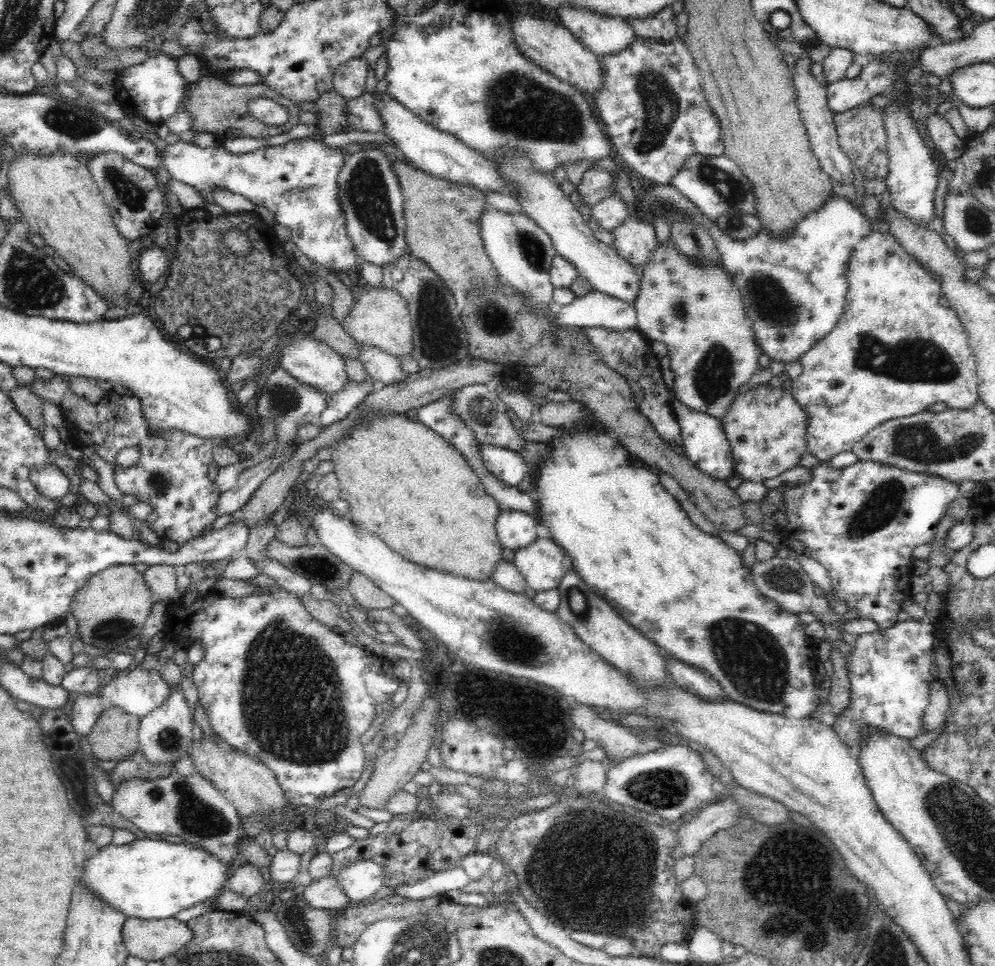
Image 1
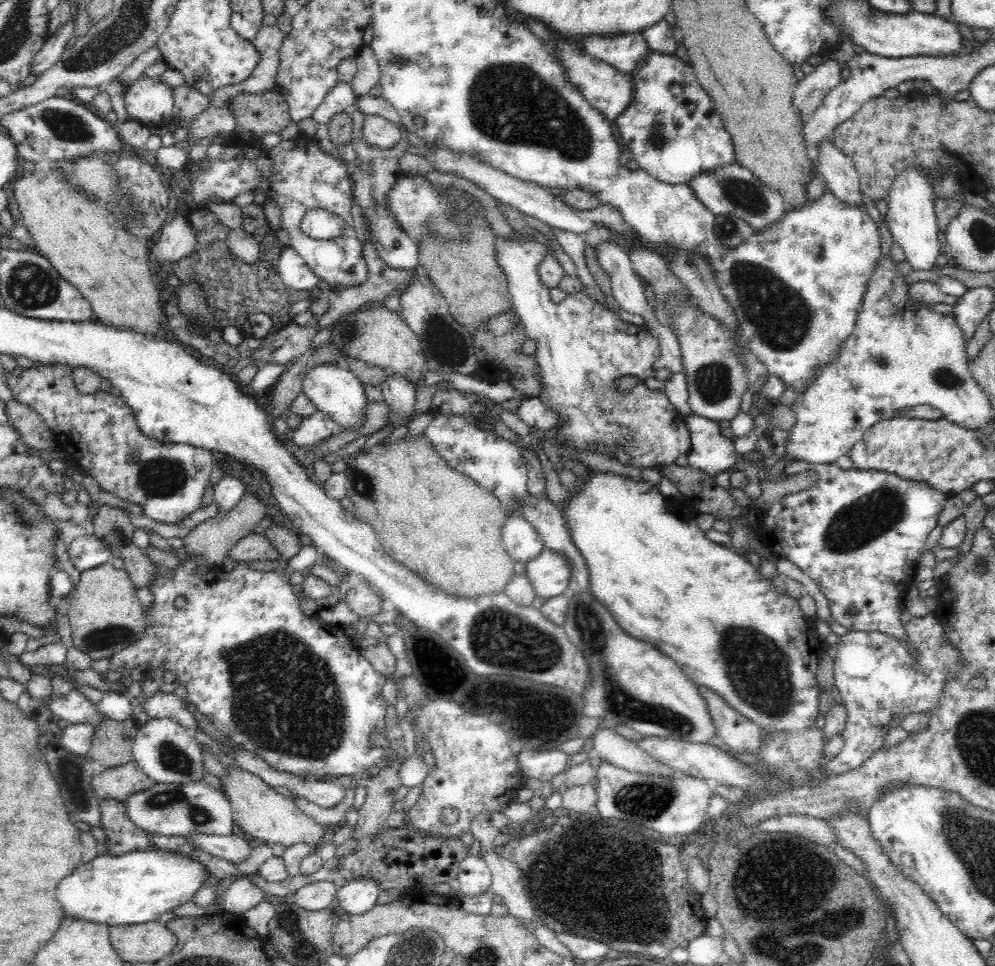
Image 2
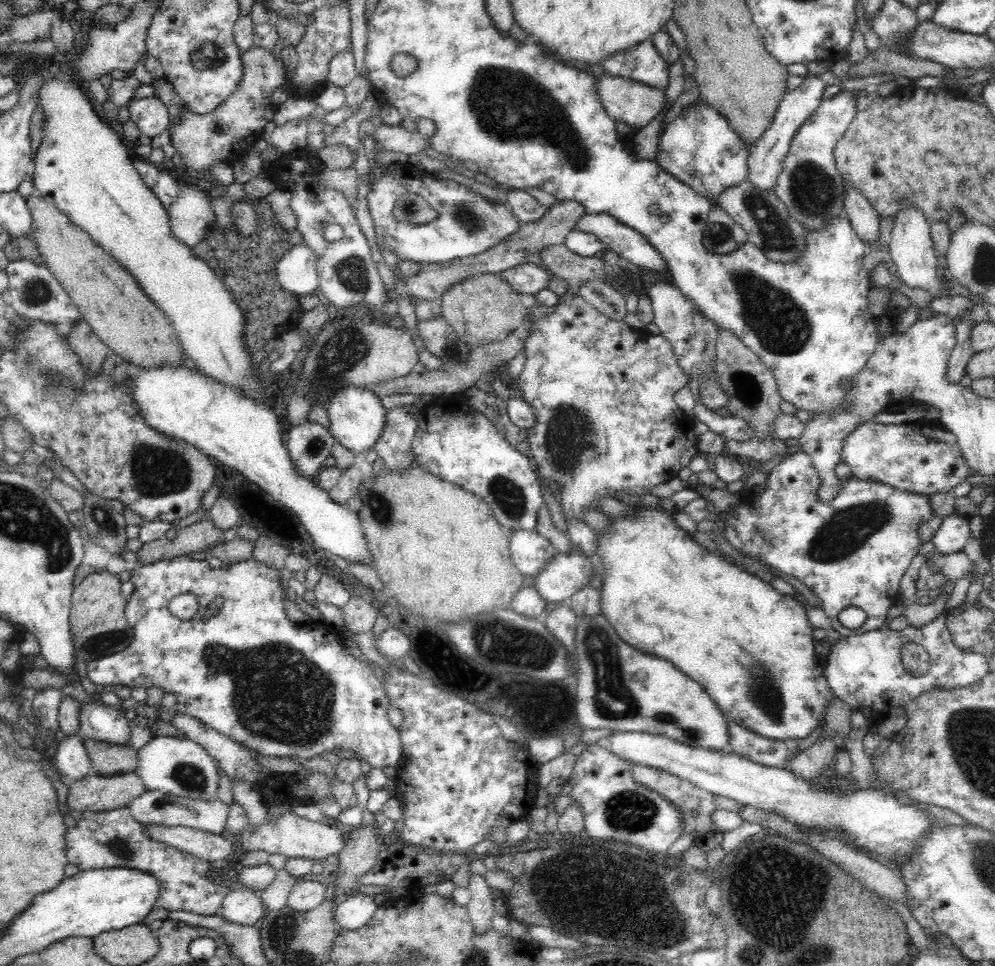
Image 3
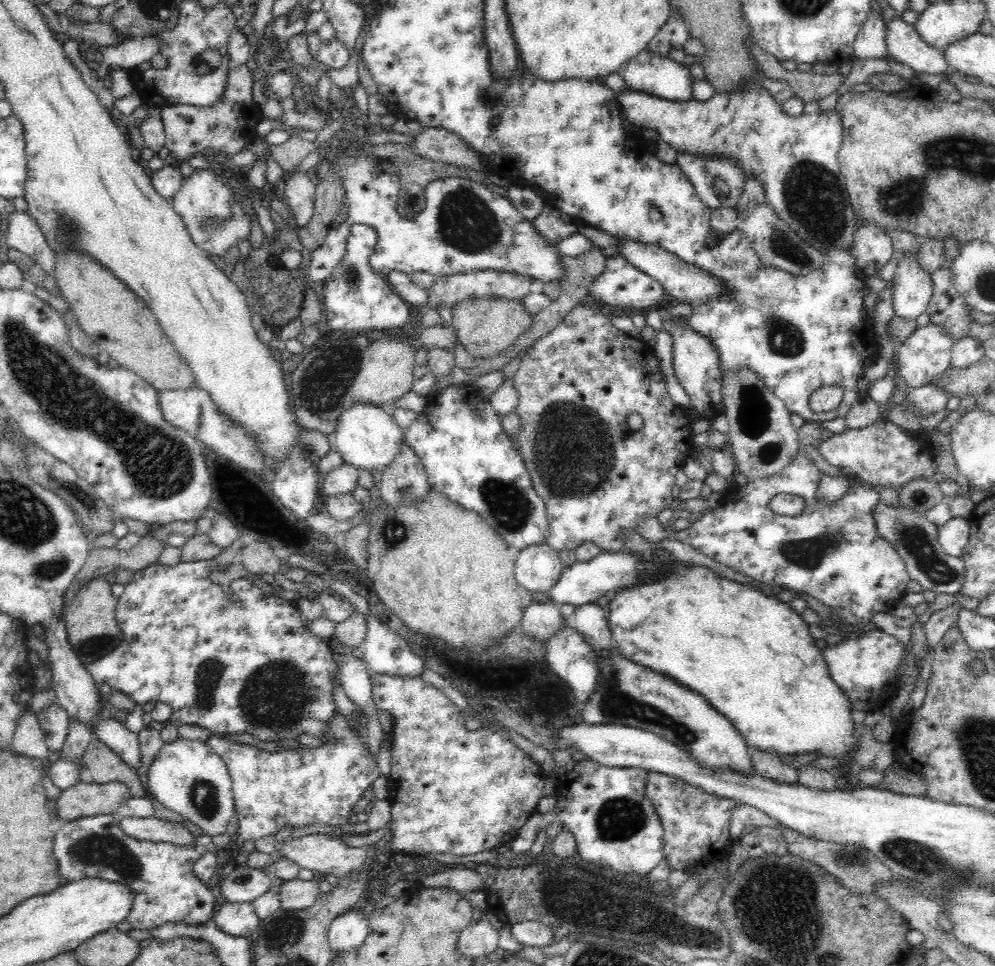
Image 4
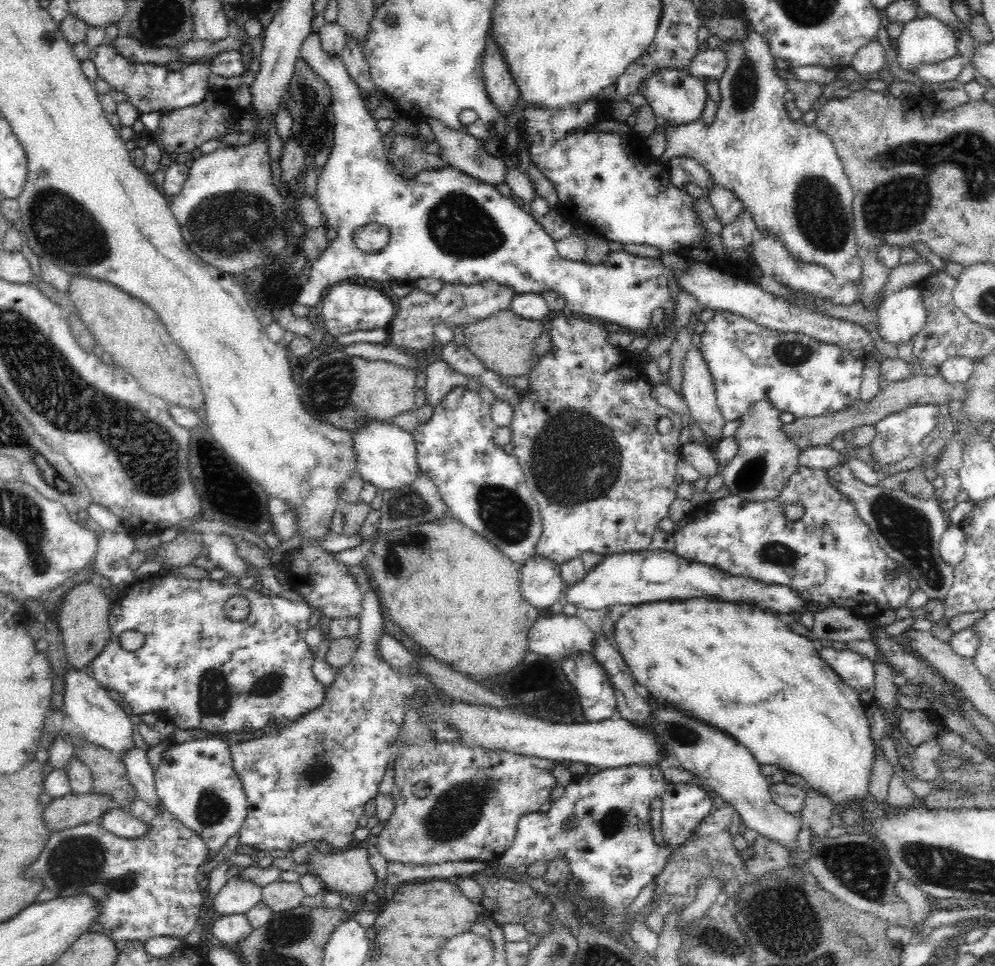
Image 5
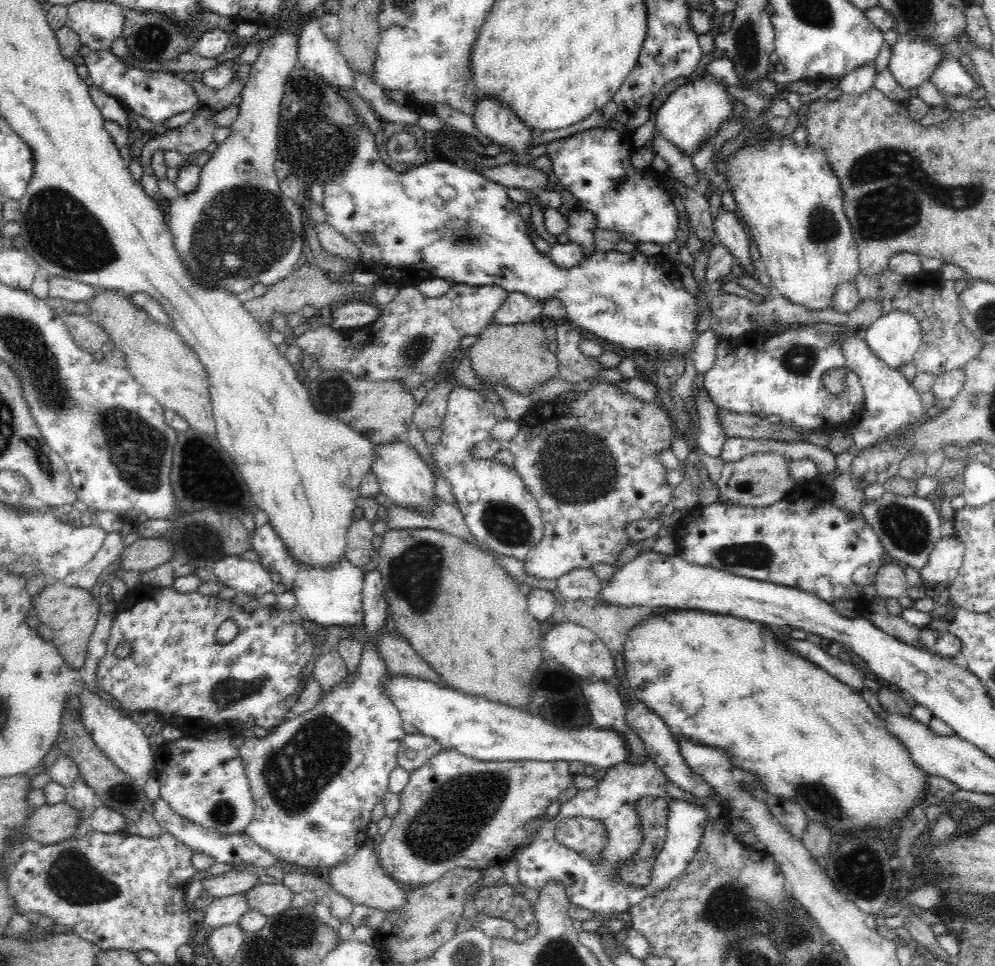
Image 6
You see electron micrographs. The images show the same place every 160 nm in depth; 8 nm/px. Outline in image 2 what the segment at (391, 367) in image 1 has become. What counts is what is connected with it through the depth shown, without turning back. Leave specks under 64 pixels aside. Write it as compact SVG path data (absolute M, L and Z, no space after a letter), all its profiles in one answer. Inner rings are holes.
M394 375L387 379L388 381L381 386L381 390L383 391L383 401L388 405L388 418L386 418L386 424L376 432L404 419L413 420L417 414L414 407L416 402L414 386L406 377Z

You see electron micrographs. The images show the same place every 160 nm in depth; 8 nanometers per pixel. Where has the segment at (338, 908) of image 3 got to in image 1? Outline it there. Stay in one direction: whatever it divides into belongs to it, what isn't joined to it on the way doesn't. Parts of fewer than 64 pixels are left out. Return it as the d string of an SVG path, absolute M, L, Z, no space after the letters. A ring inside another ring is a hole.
M370 860L338 867L336 877L350 905L374 896L384 884L382 868Z

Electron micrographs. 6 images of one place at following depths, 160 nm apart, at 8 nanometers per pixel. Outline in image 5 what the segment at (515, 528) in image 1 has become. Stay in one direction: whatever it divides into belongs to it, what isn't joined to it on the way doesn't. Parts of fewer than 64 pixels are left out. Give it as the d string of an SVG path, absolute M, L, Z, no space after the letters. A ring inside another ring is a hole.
M532 555L520 570L523 598L538 611L558 603L563 584L560 566L544 557Z

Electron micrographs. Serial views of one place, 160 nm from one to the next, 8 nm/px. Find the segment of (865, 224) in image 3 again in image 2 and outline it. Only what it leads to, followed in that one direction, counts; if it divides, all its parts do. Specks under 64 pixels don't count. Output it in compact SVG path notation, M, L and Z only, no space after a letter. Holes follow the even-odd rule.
M832 141L824 142L818 152L818 173L824 177L828 190L850 207L865 208L859 175L852 160L840 152Z

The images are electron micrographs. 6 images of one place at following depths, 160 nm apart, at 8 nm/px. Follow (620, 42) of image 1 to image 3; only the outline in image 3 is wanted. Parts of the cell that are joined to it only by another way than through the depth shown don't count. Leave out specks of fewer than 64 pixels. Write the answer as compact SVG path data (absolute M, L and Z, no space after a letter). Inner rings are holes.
M651 39L632 50L608 57L603 66L613 77L621 76L666 91L670 64L662 58Z

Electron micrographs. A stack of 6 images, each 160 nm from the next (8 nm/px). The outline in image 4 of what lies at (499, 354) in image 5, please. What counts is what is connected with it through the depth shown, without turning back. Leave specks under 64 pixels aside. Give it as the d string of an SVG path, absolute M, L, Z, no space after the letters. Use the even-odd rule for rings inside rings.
M468 299L453 308L452 327L455 329L460 344L476 359L489 359L507 351L532 325L535 315L524 309L521 301L508 299Z

